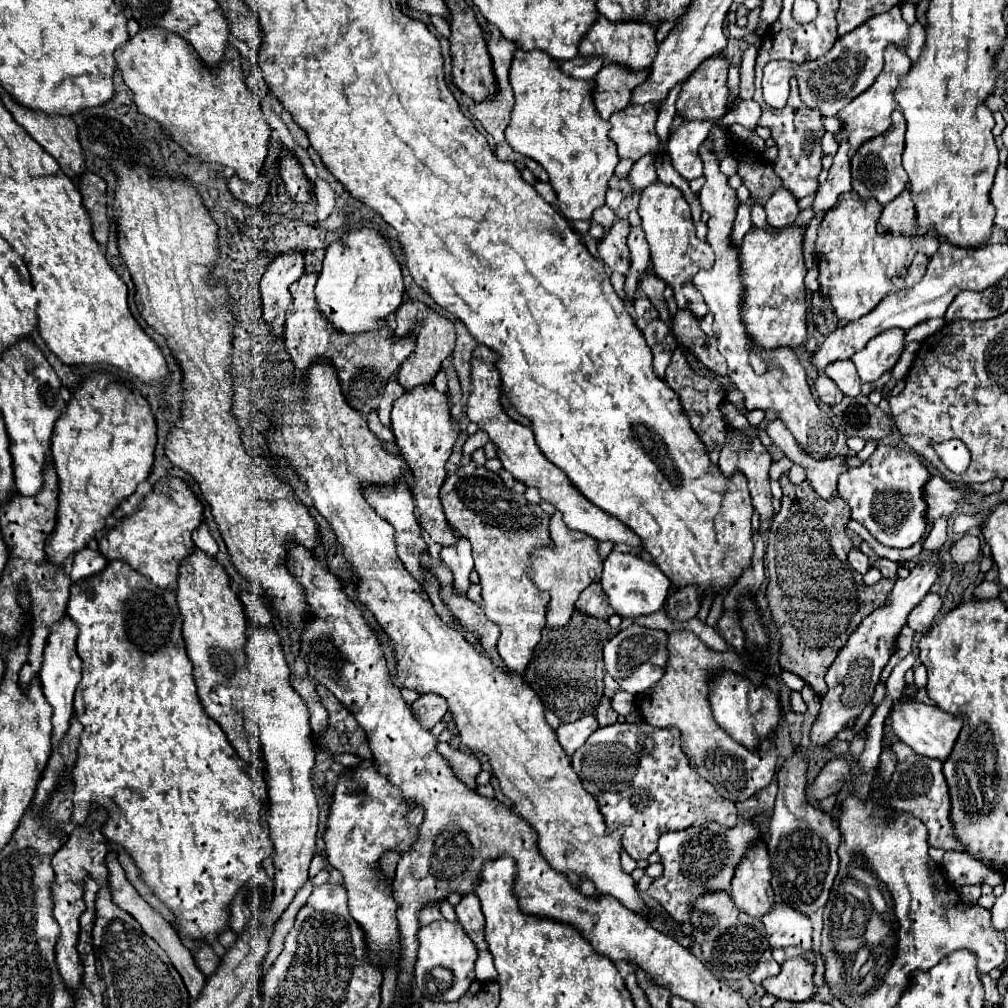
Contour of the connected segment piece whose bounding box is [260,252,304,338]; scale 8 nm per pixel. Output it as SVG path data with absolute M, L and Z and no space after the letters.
M288 252L278 256L266 270L260 290L264 300L264 320L272 328L272 336L282 336L284 332L284 316L292 304L292 296L288 292L290 284L296 282L304 274L304 256L296 252Z

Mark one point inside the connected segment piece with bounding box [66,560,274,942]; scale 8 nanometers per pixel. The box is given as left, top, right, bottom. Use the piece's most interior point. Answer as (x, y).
(189, 811)

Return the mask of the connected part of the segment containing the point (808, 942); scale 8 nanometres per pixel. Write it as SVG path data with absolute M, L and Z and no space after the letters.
M776 904L776 908L762 918L766 938L772 948L796 946L800 950L812 948L812 922L808 916L792 910L790 906Z

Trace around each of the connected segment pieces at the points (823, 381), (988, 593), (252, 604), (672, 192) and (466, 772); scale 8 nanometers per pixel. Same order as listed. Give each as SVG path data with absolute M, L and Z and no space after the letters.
M820 374L820 376L816 378L814 388L816 388L816 392L818 392L818 398L820 398L824 404L834 406L834 404L838 404L838 402L844 398L844 394L840 392L840 388L838 388L826 374Z
M982 582L982 584L978 584L976 588L974 588L974 598L976 600L992 600L992 598L998 598L998 586L996 586L996 582Z
M242 590L240 600L242 600L242 604L244 604L244 608L246 608L246 614L248 614L248 618L250 618L252 622L256 622L256 624L260 624L260 626L266 626L266 628L272 626L272 614L270 614L268 606L266 606L256 594L250 594L250 592Z
M662 182L650 184L640 194L640 206L638 214L642 218L642 228L646 234L646 240L650 244L652 252L652 268L656 276L660 276L672 290L678 308L690 310L698 320L702 320L708 314L708 306L694 286L694 276L700 268L712 266L712 250L706 242L702 242L696 236L694 220L690 216L690 206L684 200L682 192L674 186L666 186Z
M438 742L436 750L440 756L444 756L448 760L456 778L460 778L460 782L464 782L470 790L476 790L476 774L480 772L480 762L462 750L450 748L450 744Z

